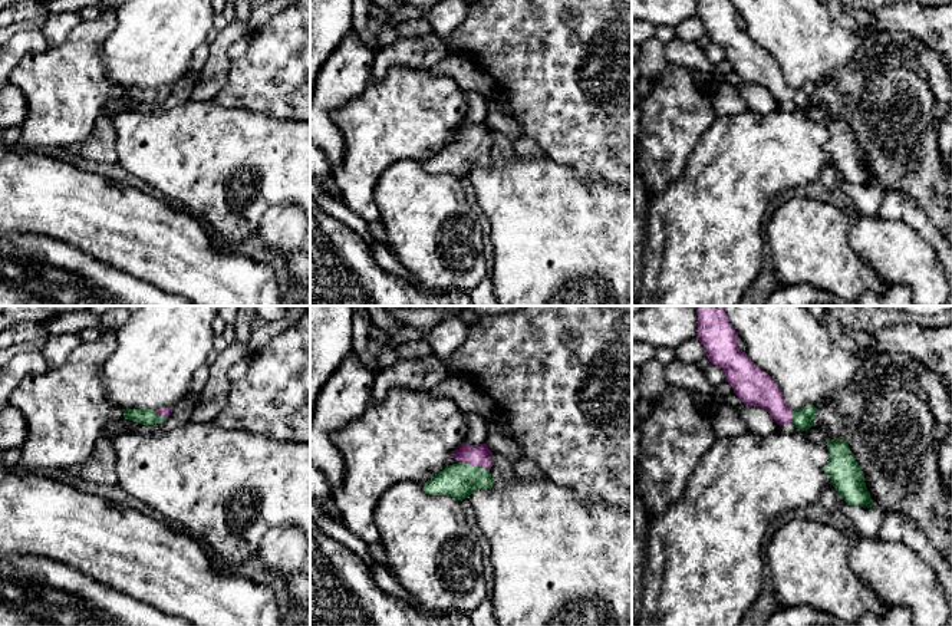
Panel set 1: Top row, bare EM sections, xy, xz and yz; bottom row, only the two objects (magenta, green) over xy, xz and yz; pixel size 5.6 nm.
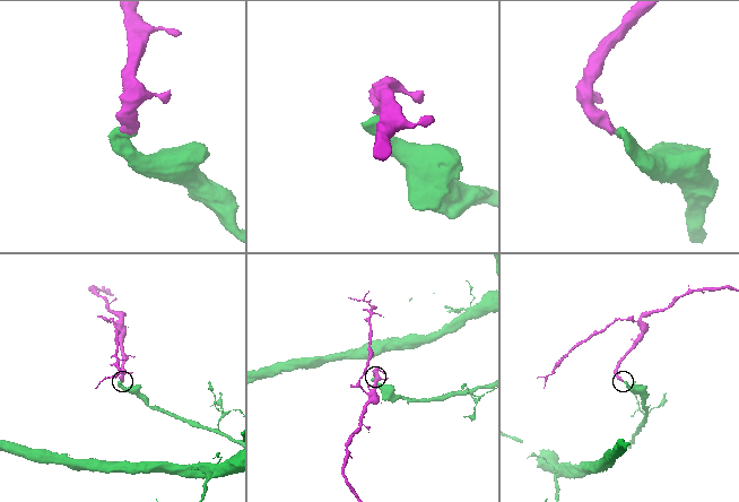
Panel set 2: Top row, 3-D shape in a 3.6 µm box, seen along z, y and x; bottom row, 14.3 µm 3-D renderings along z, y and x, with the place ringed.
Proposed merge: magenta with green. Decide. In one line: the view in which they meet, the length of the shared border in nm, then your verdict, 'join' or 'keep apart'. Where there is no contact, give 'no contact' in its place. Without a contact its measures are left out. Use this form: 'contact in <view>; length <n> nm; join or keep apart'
contact in xz; length 180 nm; join

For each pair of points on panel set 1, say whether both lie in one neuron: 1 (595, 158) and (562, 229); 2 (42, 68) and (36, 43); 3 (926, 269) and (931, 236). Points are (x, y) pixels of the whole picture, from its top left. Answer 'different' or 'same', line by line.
1: different
2: different
3: different

